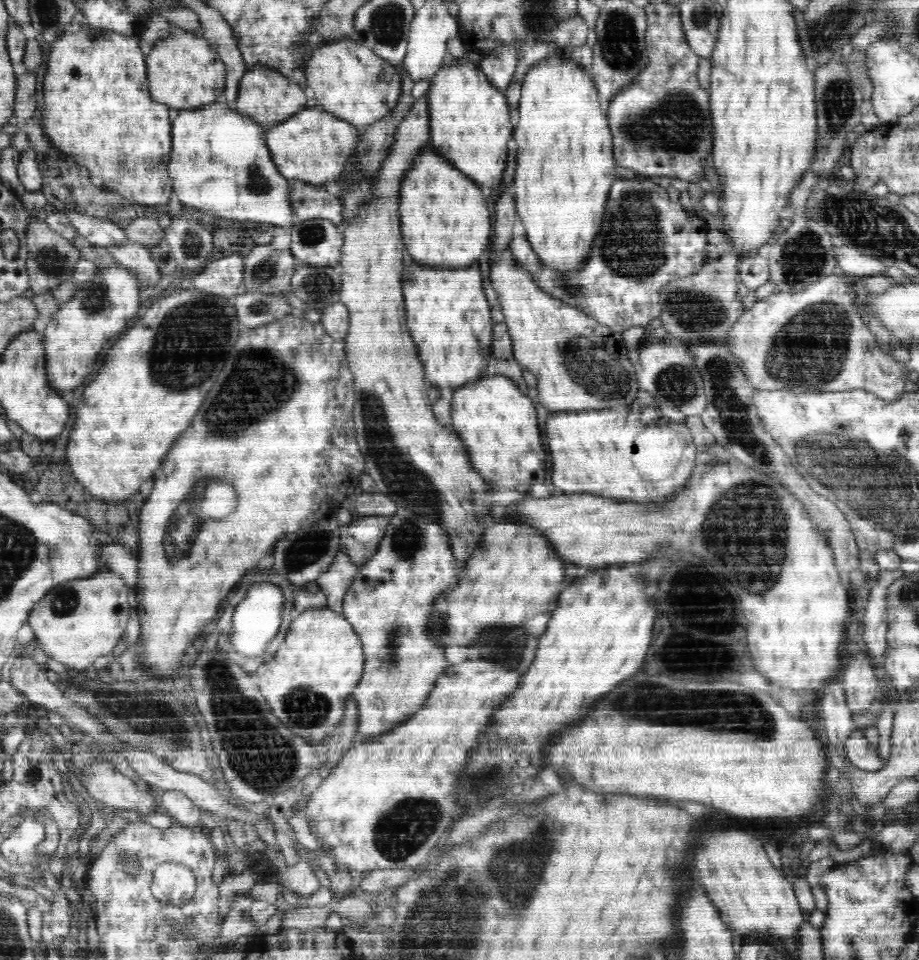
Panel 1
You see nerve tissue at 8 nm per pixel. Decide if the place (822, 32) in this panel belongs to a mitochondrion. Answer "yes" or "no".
yes

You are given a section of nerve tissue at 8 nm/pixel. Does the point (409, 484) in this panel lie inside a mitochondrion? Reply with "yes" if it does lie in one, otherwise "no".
yes

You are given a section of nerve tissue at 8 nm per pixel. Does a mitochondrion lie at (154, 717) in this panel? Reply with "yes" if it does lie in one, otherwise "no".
yes

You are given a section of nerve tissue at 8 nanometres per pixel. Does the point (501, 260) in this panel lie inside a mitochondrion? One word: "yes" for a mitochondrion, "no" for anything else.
no

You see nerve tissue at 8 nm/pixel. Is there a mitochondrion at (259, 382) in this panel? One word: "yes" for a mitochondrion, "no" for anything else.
yes

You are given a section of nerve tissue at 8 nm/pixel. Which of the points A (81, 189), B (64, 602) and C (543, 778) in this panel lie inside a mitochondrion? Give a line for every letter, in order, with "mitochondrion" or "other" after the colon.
A: mitochondrion
B: mitochondrion
C: other

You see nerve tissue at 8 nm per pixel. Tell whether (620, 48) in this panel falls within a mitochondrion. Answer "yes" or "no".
yes

